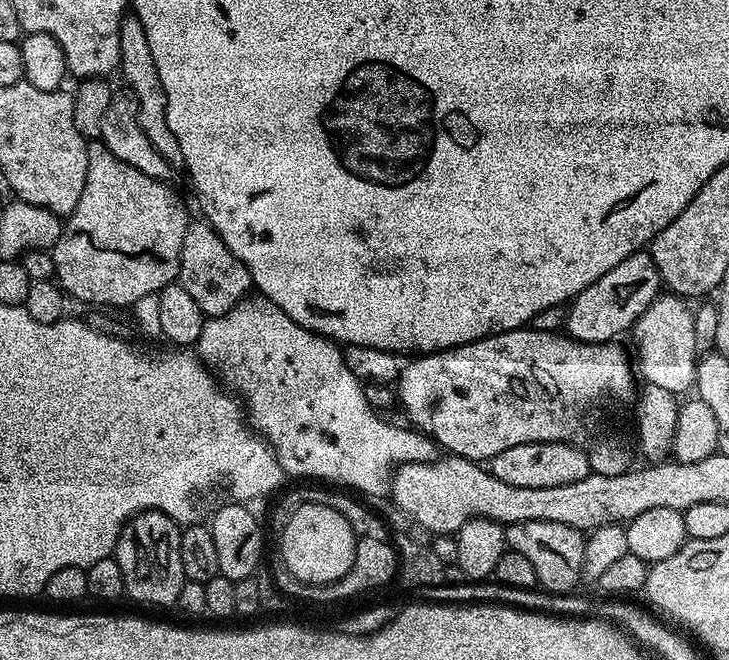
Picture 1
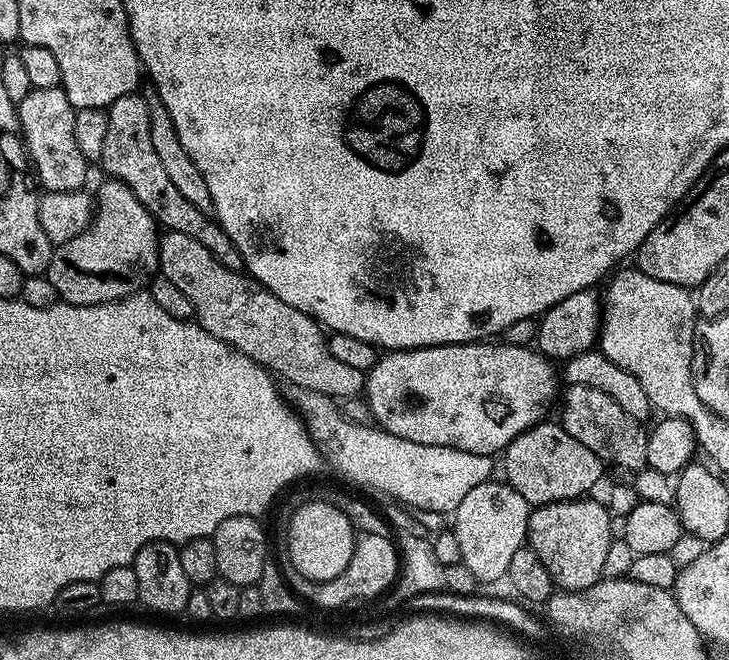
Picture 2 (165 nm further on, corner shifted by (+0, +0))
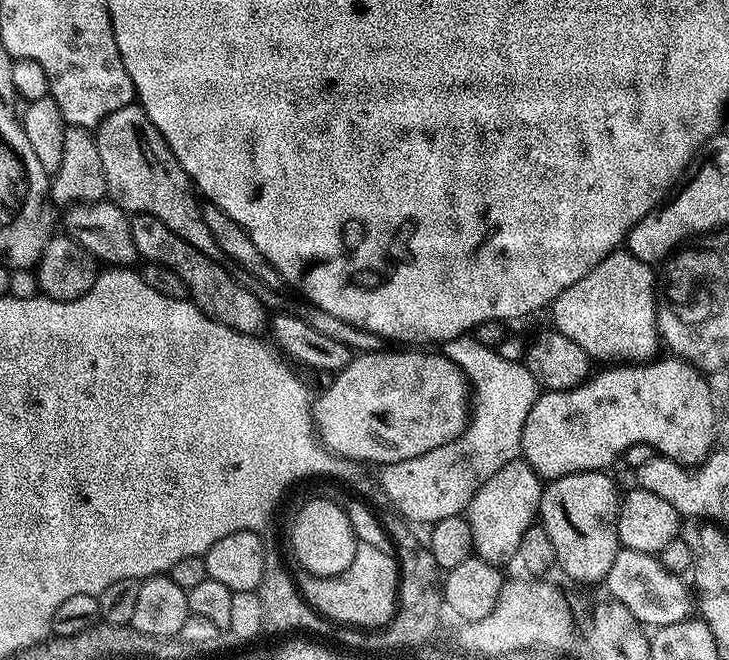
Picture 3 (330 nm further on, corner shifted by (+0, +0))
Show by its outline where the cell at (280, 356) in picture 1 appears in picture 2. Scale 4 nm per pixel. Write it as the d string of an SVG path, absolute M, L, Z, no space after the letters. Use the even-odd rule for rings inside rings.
M308 392L300 400L299 415L308 429L313 444L325 461L332 463L336 472L341 472L348 480L361 484L364 488L373 488L392 500L401 500L404 504L420 512L455 513L456 507L482 482L493 479L493 457L482 454L470 454L466 450L447 448L446 446L426 446L410 442L384 431L371 423L359 424L356 420L347 420L340 413L335 399L321 392Z

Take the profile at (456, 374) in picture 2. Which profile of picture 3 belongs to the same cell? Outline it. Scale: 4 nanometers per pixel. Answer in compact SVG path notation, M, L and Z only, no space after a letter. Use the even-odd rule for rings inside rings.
M385 350L382 352L361 352L353 355L350 363L338 373L331 377L332 380L328 384L328 389L321 396L315 397L312 406L312 418L316 429L317 437L321 444L328 449L329 452L349 461L361 462L365 460L368 464L376 464L375 466L383 466L385 464L397 464L406 458L418 458L422 454L426 454L435 448L442 448L451 445L451 440L459 441L466 431L466 425L470 419L470 385L464 379L464 373L460 367L454 362L450 362L444 355L436 350L400 350L404 352L391 352Z

